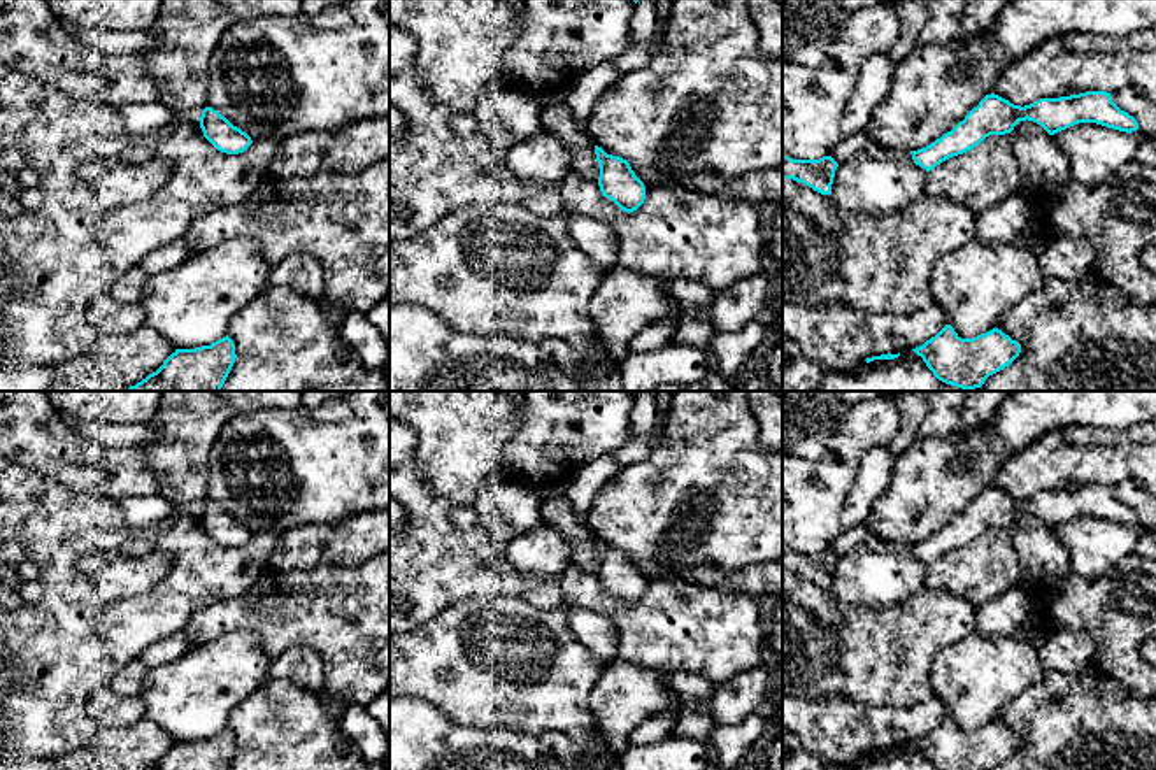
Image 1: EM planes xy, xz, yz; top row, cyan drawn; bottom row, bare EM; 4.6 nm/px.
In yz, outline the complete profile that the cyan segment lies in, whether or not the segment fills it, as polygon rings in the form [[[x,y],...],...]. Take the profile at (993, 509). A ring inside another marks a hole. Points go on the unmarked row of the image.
[[[1107,484],[1040,491],[1024,500],[991,486],[951,524],[910,547],[916,558],[930,565],[942,554],[974,542],[989,528],[1010,526],[1019,514],[1026,512],[1040,517],[1049,528],[1079,516],[1096,516],[1126,526],[1138,523],[1135,510],[1121,503]]]

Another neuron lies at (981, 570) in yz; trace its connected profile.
[[[1010,526],[989,528],[974,542],[928,565],[924,586],[968,600],[975,609],[998,598],[1023,579]]]

